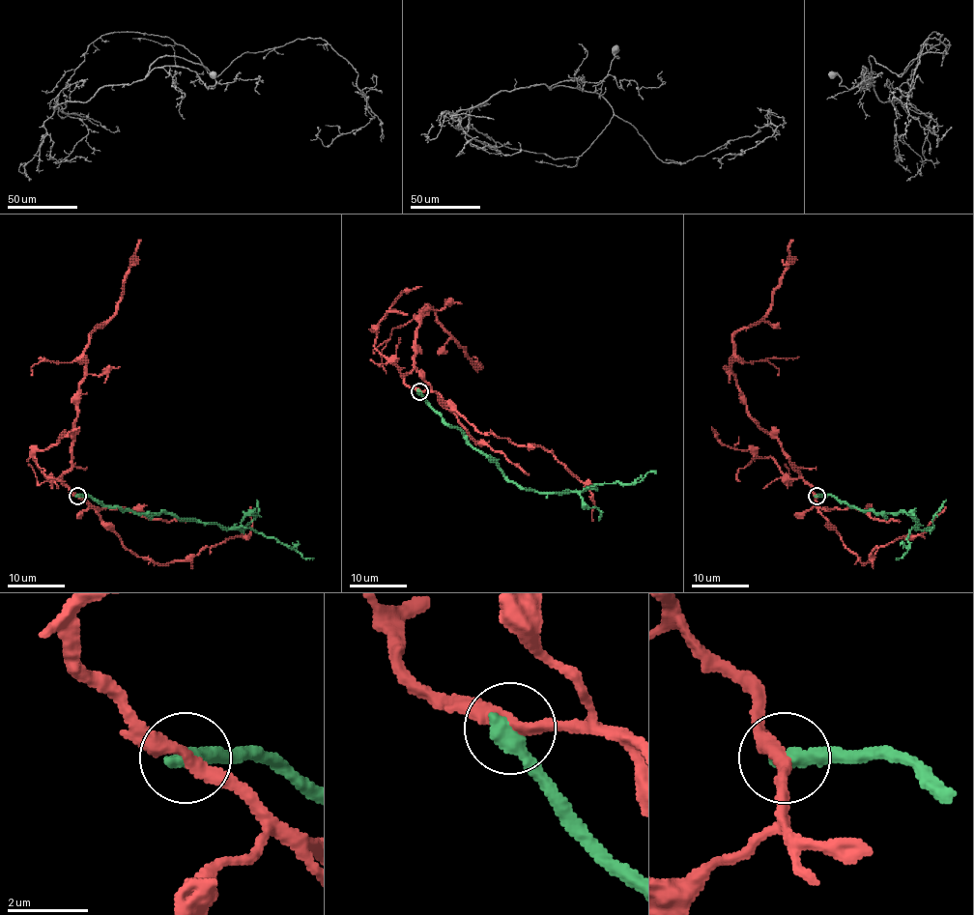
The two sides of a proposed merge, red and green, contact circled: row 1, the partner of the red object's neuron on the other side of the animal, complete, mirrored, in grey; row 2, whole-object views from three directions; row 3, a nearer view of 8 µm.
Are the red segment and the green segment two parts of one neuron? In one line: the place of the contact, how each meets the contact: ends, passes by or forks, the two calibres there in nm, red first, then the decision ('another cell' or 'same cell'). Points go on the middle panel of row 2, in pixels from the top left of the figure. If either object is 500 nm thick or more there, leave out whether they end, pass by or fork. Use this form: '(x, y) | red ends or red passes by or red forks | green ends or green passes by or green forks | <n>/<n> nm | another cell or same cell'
(419, 391) | red passes by | green ends | 320/440 nm | another cell

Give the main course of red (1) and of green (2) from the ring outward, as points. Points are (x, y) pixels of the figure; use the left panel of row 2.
1: (78, 496), (62, 475), (71, 467), (84, 350), (115, 312), (141, 240)
2: (78, 496), (91, 496), (105, 505), (132, 511), (246, 527), (293, 547), (303, 558), (314, 558)

